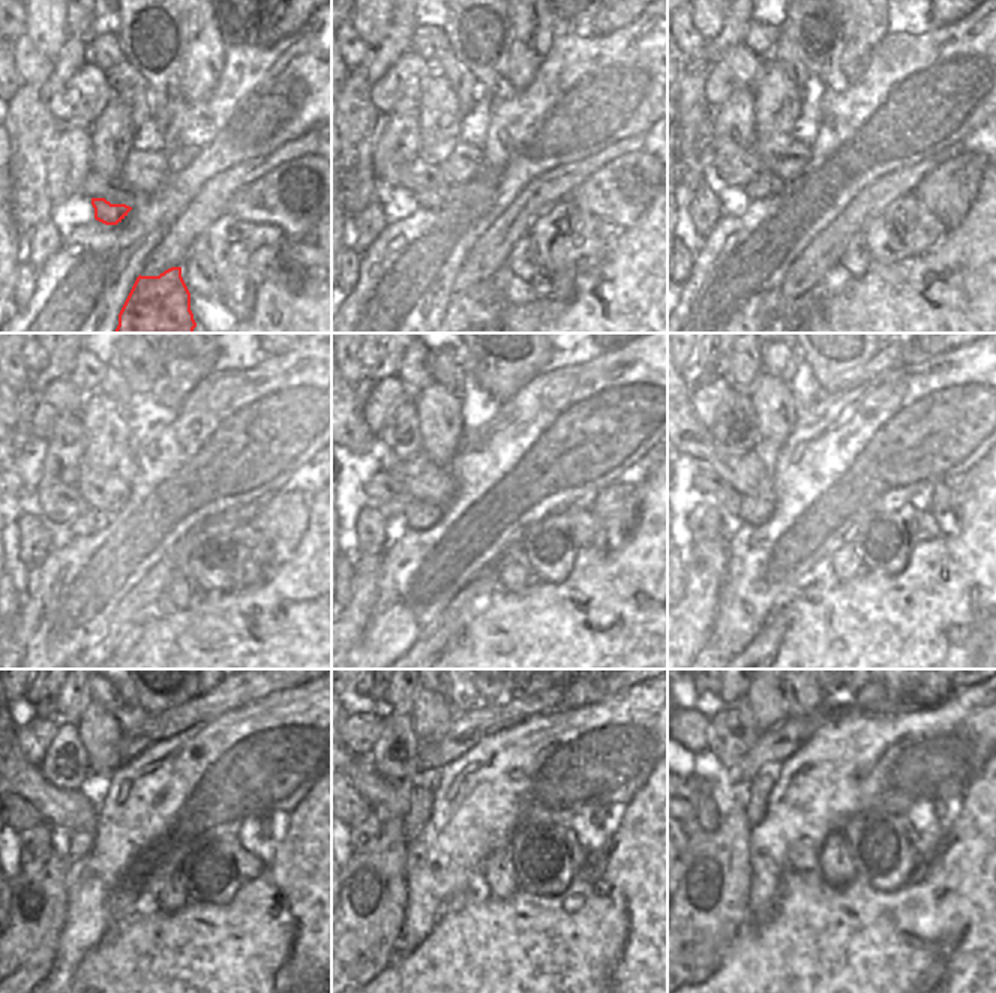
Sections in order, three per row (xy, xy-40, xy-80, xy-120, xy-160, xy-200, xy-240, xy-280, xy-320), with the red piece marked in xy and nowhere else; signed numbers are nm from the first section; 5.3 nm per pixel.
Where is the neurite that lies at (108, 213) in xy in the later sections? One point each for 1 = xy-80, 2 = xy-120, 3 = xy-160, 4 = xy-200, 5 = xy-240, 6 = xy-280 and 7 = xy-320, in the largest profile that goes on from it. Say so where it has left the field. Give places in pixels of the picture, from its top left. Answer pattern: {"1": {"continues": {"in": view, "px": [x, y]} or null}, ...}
{"1": {"continues": {"in": "xy-80", "px": [767, 186]}}, "2": {"continues": {"in": "xy-120", "px": [93, 521]}}, "3": {"continues": {"in": "xy-160", "px": [420, 515]}}, "4": {"continues": {"in": "xy-200", "px": [753, 510]}}, "5": {"continues": {"in": "xy-240", "px": [80, 843]}}, "6": {"continues": {"in": "xy-280", "px": [422, 798]}}, "7": {"continues": {"in": "xy-320", "px": [759, 788]}}}

